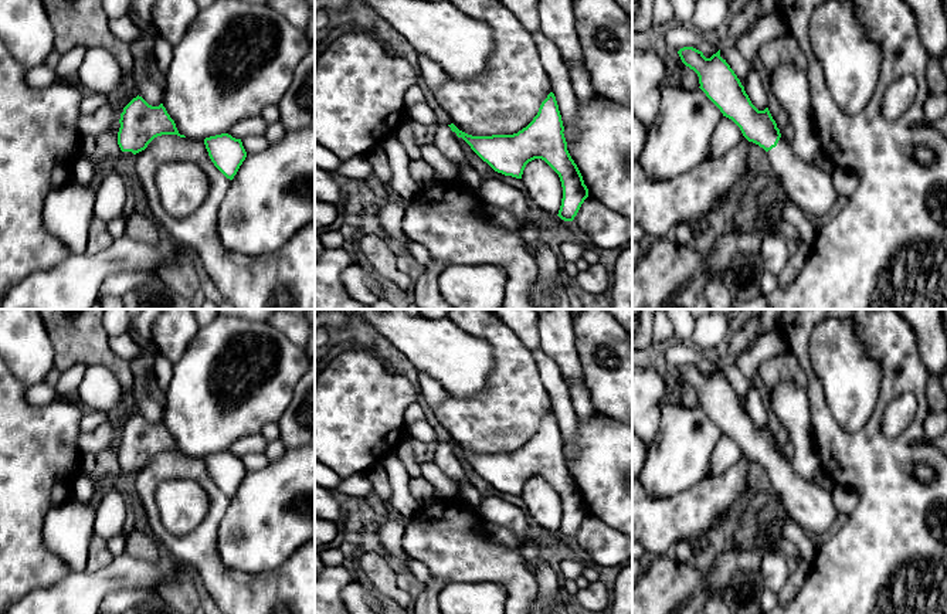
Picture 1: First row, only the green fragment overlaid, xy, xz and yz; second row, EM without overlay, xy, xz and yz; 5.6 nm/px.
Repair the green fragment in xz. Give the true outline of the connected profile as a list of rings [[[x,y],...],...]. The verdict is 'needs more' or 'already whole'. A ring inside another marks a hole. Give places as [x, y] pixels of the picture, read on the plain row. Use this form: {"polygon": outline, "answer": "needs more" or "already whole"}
{"polygon": [[[553,410],[542,420],[533,438],[513,452],[472,454],[454,441],[437,447],[434,462],[444,475],[459,486],[466,481],[461,465],[462,455],[471,467],[495,489],[522,496],[526,482],[534,476],[544,478],[560,495],[563,516],[559,535],[573,539],[588,515],[583,493],[567,468],[564,444]]], "answer": "needs more"}

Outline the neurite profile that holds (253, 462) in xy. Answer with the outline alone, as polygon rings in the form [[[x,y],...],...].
[[[264,452],[262,454],[247,454],[241,457],[241,459],[242,459],[242,464],[247,472],[259,471],[269,464],[269,459],[267,458]]]

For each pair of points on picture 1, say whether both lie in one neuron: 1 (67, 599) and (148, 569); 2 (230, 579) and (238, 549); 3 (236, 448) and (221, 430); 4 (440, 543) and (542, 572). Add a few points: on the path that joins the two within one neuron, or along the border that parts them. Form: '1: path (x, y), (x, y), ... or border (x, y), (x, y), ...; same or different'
1: path (87, 590), (122, 573), (128, 573); same
2: border (216, 540), (226, 565), (265, 573); different
3: border (260, 431), (240, 437), (227, 450); different
4: border (535, 573), (539, 582), (536, 599); different

